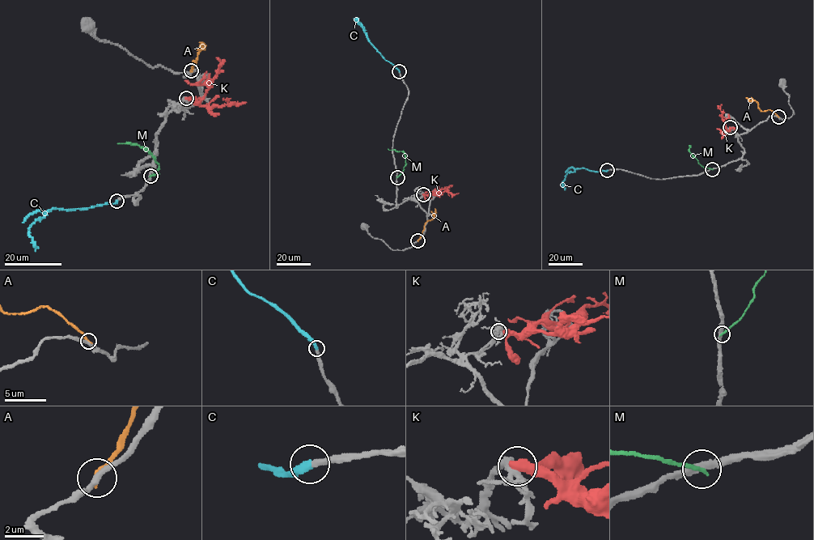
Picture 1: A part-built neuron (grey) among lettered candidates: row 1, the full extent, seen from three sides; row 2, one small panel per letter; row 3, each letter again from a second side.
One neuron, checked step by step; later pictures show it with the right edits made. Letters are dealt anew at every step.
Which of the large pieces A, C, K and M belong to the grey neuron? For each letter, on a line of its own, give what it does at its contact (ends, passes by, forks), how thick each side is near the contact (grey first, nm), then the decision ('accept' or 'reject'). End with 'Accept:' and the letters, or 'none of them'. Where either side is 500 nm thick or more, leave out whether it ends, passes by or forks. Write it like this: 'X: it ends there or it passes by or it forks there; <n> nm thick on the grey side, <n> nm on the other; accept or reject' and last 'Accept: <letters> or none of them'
A: it ends there; 280 nm thick on the grey side, 280 nm on the other; reject
C: it ends there; 320 nm thick on the grey side, 360 nm on the other; accept
K: 320 nm thick on the grey side, 500 nm on the other; reject
M: it ends there; 320 nm thick on the grey side, 200 nm on the other; reject
Accept: C

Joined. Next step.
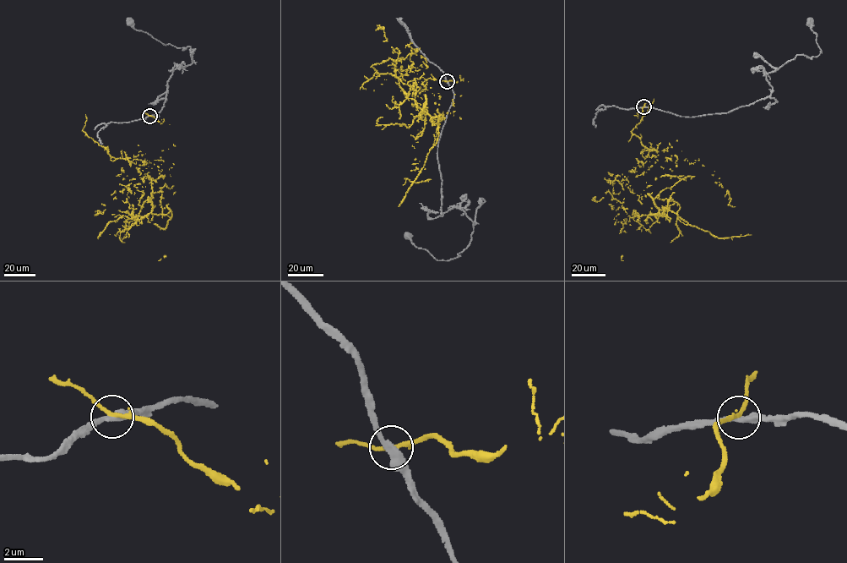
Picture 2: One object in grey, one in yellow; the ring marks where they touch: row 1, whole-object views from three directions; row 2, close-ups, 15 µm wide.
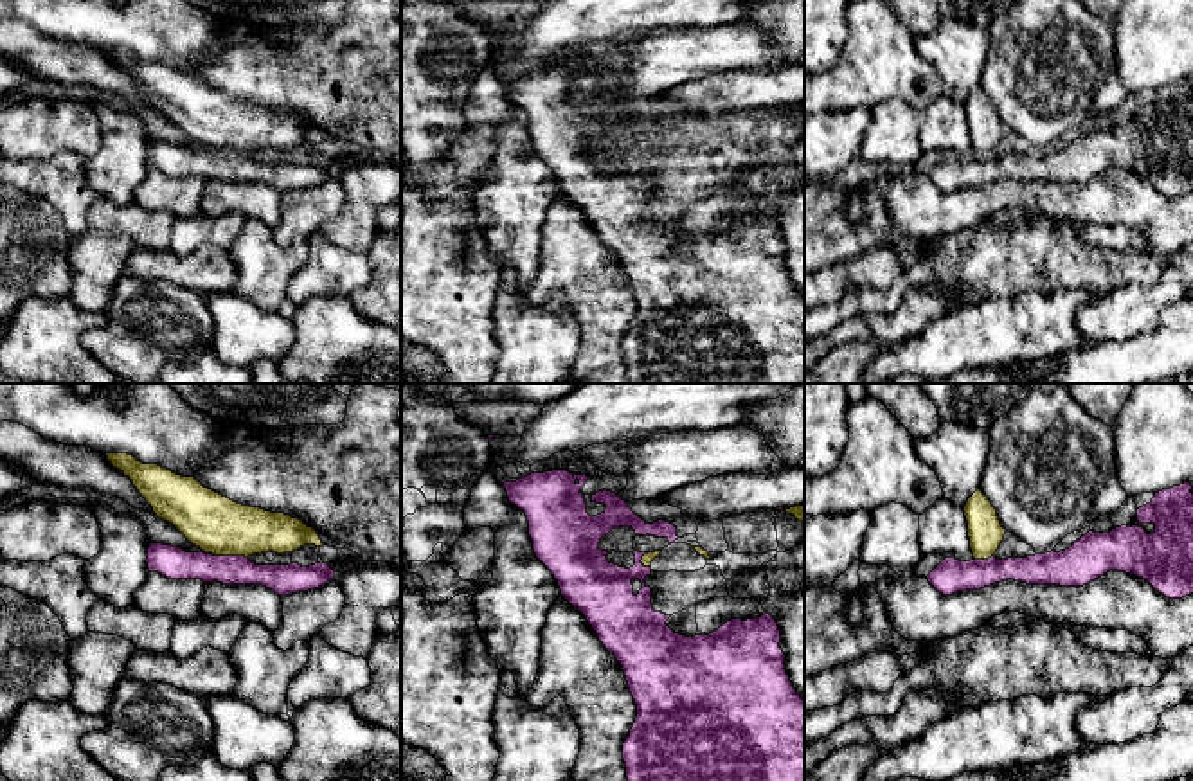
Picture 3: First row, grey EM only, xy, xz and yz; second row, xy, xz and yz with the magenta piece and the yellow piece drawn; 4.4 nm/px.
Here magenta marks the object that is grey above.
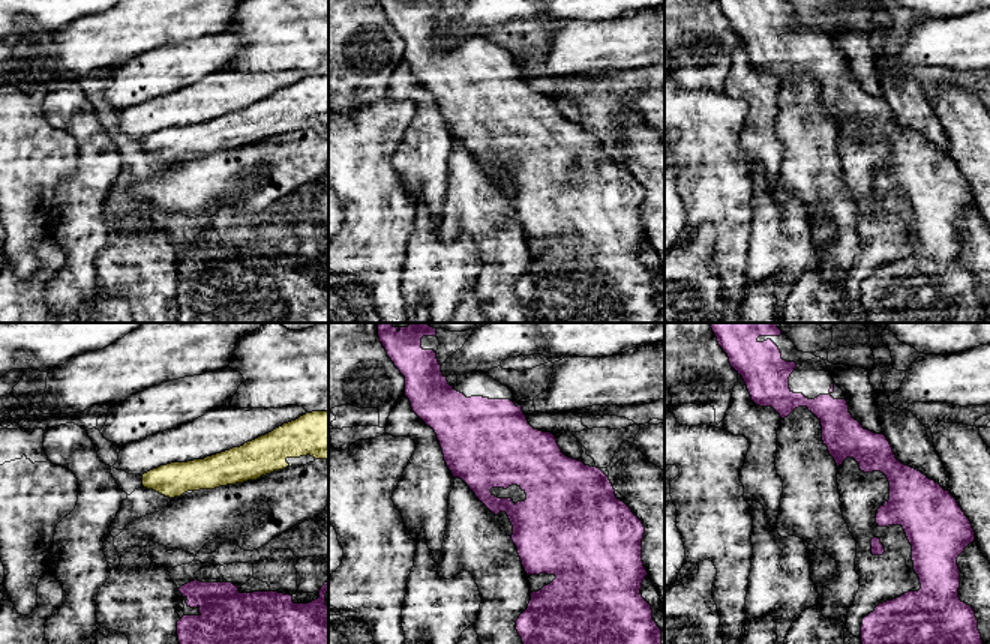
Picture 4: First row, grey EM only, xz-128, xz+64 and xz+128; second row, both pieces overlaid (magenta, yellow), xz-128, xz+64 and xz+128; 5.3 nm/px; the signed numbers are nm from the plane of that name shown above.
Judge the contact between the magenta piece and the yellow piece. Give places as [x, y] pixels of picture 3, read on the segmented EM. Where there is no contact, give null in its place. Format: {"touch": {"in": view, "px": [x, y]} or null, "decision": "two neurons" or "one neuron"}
{"touch": {"in": "xy", "px": [233, 556]}, "decision": "two neurons"}

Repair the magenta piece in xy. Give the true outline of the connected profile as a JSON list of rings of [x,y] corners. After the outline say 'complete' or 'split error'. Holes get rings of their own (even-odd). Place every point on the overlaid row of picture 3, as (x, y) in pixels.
[[[151,543],[148,549],[148,569],[169,579],[202,579],[203,583],[223,585],[263,585],[283,596],[318,588],[335,578],[327,563],[302,567],[256,565],[245,556],[212,556],[187,552],[180,547]]] | complete

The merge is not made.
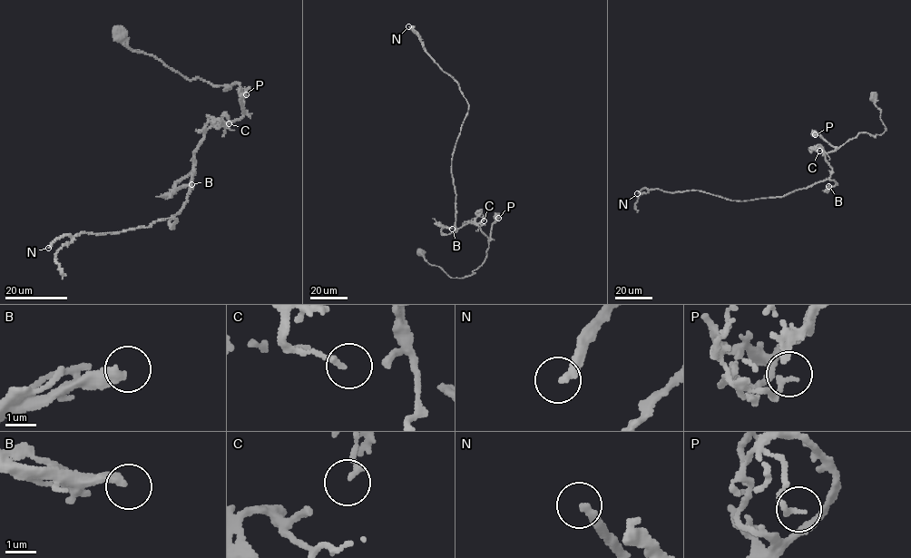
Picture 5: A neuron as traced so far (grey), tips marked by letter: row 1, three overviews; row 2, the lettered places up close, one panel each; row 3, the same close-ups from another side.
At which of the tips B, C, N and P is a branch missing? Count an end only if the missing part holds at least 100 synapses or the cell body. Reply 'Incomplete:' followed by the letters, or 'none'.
Incomplete: N

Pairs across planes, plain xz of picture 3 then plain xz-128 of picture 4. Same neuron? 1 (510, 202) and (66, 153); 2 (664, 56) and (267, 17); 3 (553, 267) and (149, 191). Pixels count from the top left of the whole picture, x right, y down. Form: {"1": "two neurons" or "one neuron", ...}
{"1": "two neurons", "2": "two neurons", "3": "two neurons"}

